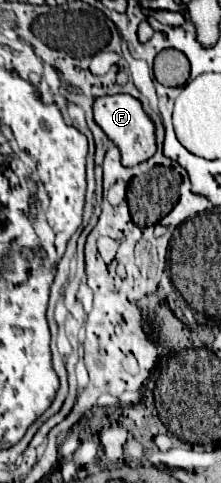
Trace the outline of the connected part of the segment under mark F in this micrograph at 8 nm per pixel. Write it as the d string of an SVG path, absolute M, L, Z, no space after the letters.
M106 95L106 97L96 97L92 103L94 109L94 121L96 125L108 135L108 139L120 149L122 155L122 165L124 167L134 167L146 159L150 159L156 153L156 141L154 141L154 123L150 117L144 113L142 105L138 99L132 95Z

